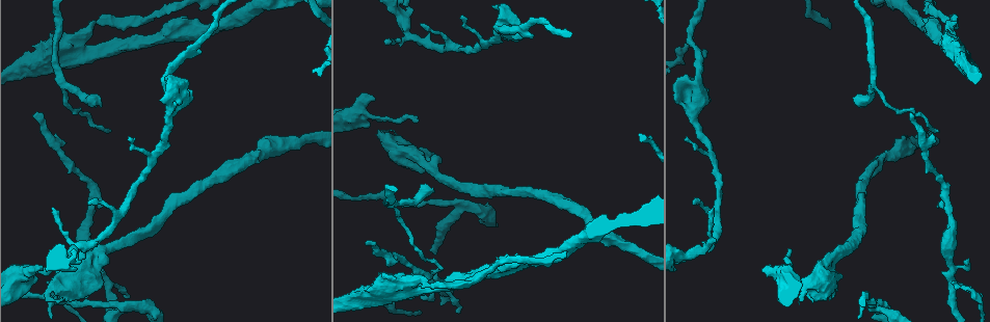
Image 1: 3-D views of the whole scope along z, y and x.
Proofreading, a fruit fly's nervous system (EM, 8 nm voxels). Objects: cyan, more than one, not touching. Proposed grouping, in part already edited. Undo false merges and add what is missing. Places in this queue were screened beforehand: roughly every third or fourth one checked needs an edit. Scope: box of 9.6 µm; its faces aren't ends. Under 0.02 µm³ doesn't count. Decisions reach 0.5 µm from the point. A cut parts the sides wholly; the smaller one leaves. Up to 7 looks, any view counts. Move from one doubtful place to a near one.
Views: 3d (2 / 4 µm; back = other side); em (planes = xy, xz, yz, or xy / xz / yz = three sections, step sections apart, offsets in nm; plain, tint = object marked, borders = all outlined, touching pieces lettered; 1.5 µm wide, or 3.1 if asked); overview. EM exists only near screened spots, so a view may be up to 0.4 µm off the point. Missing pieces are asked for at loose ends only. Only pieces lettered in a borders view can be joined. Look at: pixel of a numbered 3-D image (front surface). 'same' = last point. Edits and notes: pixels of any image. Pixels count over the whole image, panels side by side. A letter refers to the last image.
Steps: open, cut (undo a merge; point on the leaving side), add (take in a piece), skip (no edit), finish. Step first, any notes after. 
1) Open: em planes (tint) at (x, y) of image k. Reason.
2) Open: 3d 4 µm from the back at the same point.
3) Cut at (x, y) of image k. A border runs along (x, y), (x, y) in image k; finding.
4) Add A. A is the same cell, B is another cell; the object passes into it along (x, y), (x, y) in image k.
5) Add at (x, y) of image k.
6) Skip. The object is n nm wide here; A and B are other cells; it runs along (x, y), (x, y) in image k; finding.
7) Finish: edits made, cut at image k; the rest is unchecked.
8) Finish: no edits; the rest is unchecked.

Open: em planes (plain) at (462, 16) of image 1. Thin end.

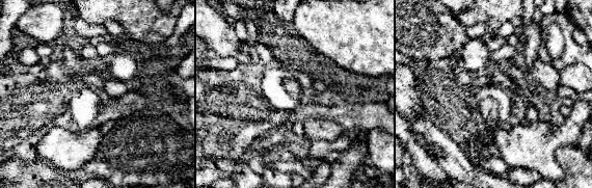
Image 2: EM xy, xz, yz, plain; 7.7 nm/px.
Open: em planes (borders) at the same point. What lies round it.

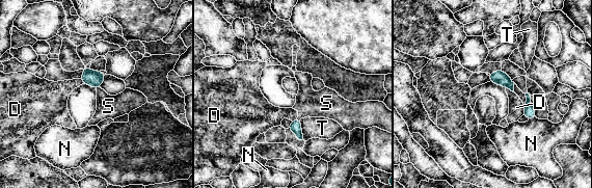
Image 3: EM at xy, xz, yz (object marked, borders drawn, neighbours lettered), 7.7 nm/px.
Skip. D, N, S and T are other cells; a border runs along (525, 106), (522, 114) in image 3; no lettered piece goes on from it.

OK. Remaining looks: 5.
Open: 3d 4 µm from the back at (374, 97) of image 1. Thick end.

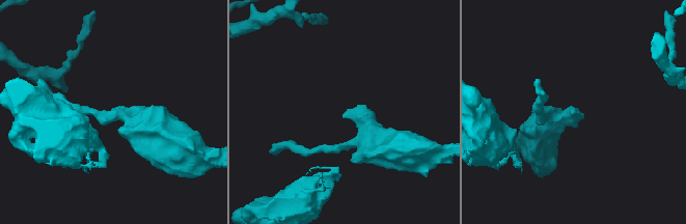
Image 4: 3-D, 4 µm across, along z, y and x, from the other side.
Open: em planes (borders) at (344, 115) of image 4. Now the EM.

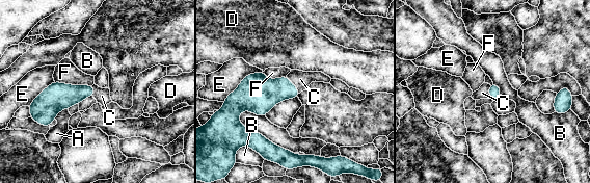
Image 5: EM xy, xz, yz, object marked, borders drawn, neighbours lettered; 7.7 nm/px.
Add C. C is the same cell, A, B, D, E and F are other cells; the object passes into it along (262, 93), (293, 84), (300, 79) in image 5; the cell continues.

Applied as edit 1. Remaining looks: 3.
Open: overview.

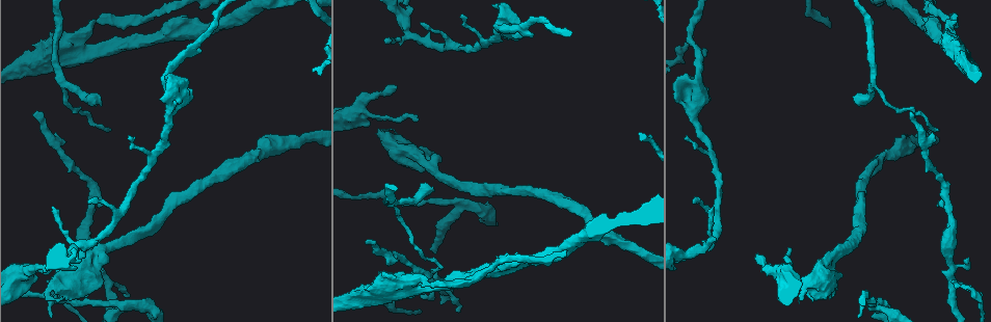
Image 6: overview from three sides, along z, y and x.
Open: em planes (plain) at (368, 241) of image 6. End of a long branch.

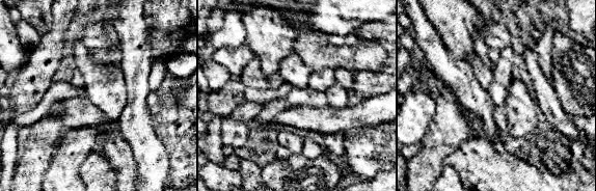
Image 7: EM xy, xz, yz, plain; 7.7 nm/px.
Open: em planes (borders) at the same point. What lies round it.

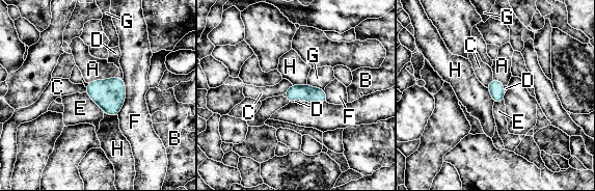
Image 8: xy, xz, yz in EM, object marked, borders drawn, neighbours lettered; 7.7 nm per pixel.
Add A. A is the same cell, B, C, D, E, F, G and H are other cells; the object passes into it along (109, 94), (101, 80), (92, 69) in image 8; it goes on there.

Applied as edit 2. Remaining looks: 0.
Finish: edits made, add at image 5, add at image 8; the rest is unchecked.

